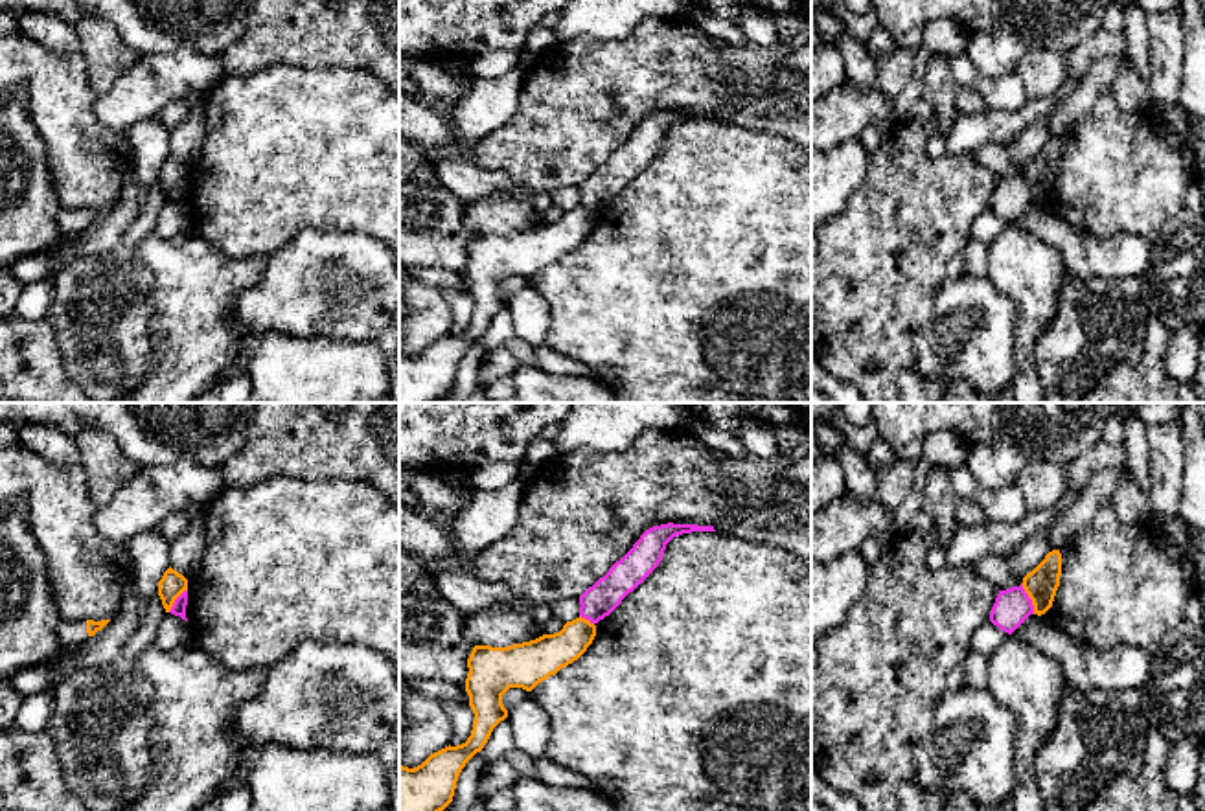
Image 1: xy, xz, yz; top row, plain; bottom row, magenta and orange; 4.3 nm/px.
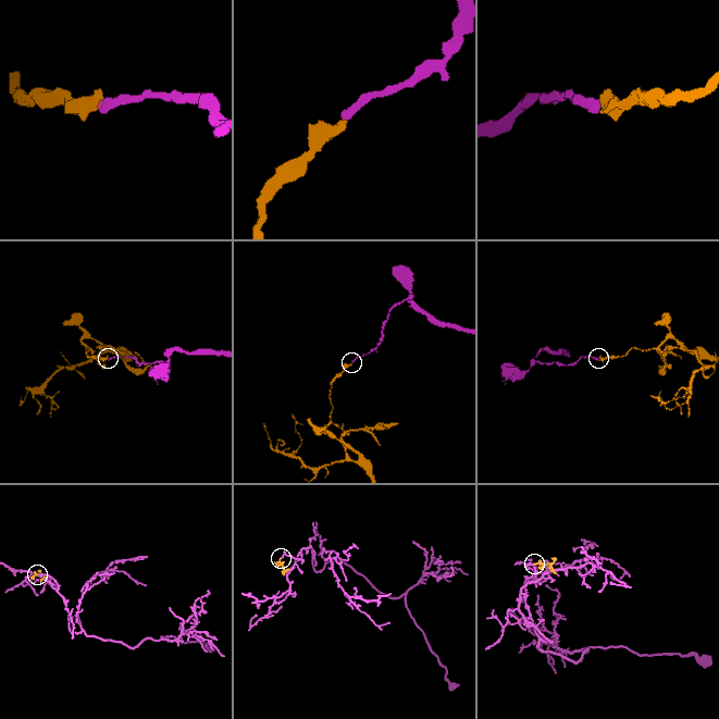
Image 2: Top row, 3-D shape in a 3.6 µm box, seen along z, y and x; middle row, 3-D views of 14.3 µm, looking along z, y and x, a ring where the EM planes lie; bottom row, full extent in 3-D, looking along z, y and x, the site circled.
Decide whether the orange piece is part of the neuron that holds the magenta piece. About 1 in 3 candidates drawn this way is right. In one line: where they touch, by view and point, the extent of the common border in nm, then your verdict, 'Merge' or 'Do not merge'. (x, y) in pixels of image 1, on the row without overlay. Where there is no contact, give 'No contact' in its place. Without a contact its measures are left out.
Touches magenta at yz (1029, 186). Shared border 150 nm. Do not merge

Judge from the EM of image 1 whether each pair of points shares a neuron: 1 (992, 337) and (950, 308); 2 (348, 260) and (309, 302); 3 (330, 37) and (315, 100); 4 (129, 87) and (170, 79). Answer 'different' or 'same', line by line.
1: same
2: same
3: different
4: same

